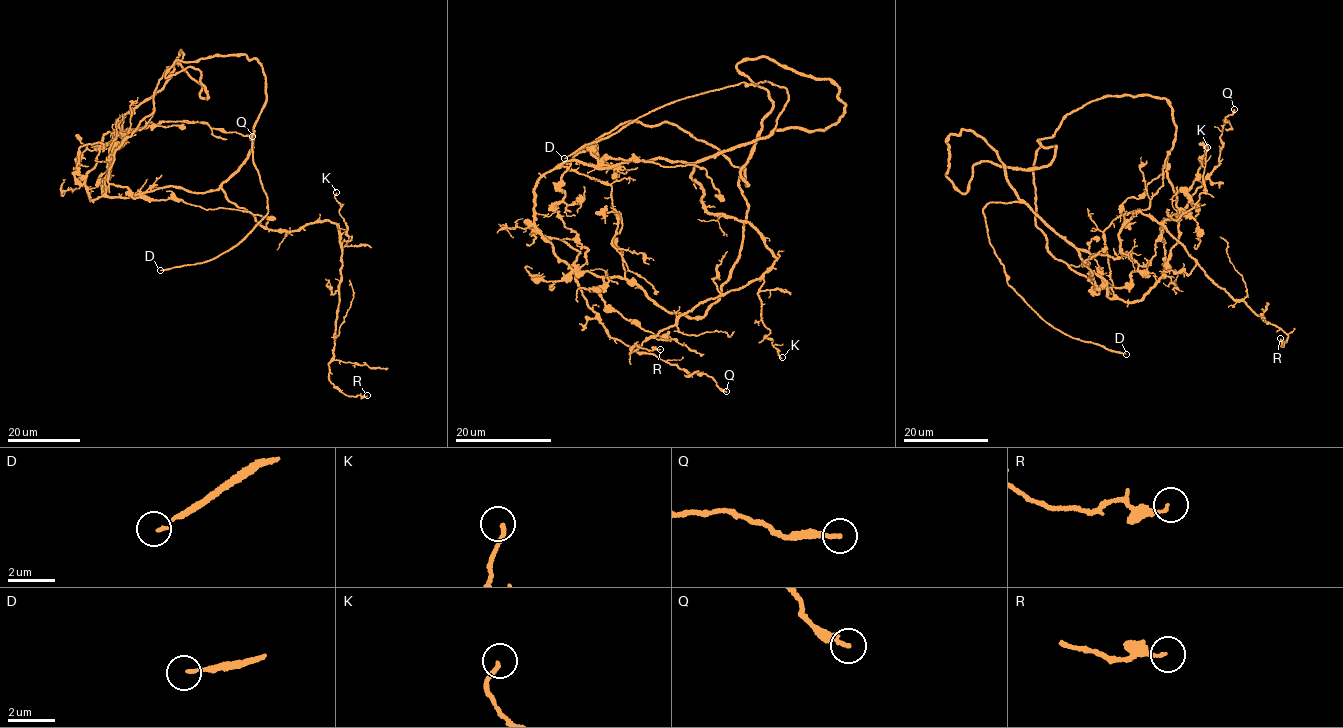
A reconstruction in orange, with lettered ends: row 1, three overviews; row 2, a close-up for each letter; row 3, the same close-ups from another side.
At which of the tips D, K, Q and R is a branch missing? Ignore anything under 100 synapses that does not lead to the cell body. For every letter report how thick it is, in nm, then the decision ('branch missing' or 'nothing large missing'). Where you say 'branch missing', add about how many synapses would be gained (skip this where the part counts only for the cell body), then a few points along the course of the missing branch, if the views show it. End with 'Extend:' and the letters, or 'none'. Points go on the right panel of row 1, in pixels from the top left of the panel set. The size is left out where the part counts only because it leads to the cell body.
D: 90 nm | branch missing | (1126, 354), (1187, 360), (1192, 353), (1217, 338), (1238, 309), (1238, 302), (1255, 291)
K: 160 nm | nothing large missing
Q: 190 nm | nothing large missing
R: 130 nm | nothing large missing
Extend: D

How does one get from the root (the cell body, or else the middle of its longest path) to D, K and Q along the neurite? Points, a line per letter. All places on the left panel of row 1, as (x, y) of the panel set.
D: (191, 192), (219, 188), (237, 172), (254, 131), (253, 163), (267, 214), (215, 258), (160, 270)
K: (191, 192), (220, 188), (273, 230), (333, 222), (343, 247), (351, 237), (336, 192)
Q: (191, 192), (171, 186), (92, 201), (84, 182), (109, 132), (186, 121), (252, 136)

